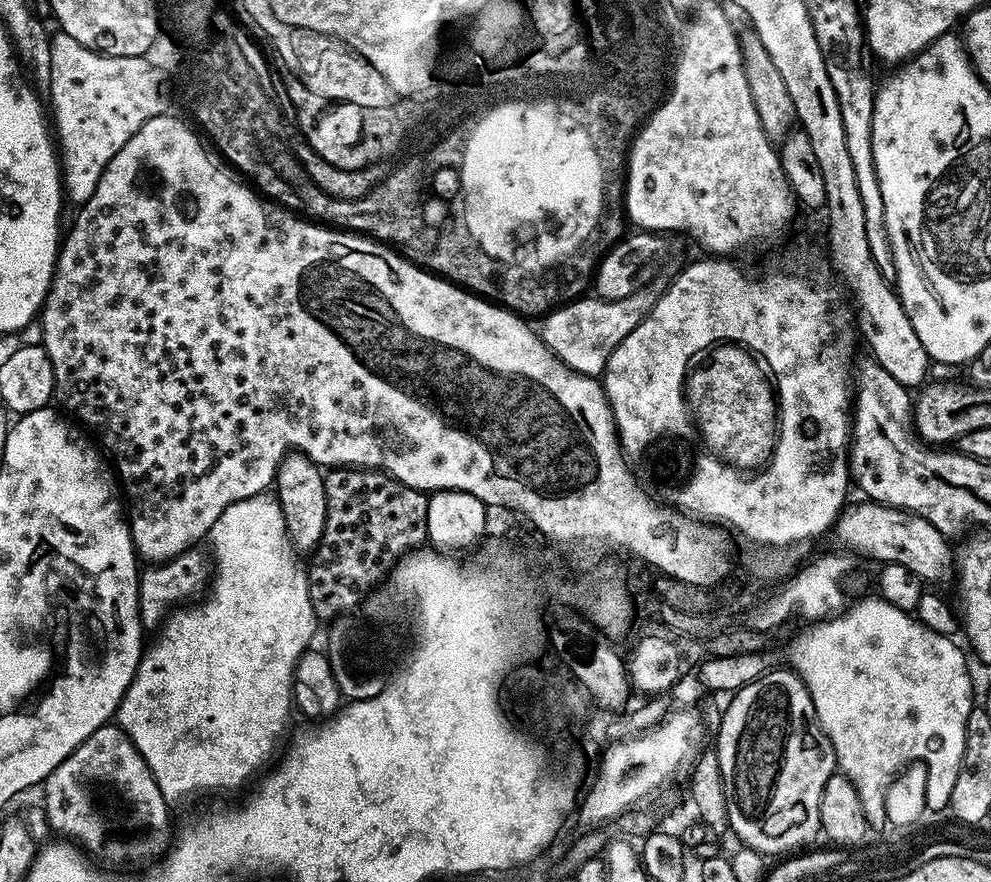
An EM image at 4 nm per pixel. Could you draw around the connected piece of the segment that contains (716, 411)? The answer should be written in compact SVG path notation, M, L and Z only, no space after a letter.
M723 343L721 345L715 345L704 357L704 362L696 369L696 367L688 374L685 379L685 401L689 409L689 413L693 417L693 421L697 430L705 442L703 444L713 455L724 455L727 459L737 458L736 461L739 465L748 466L752 462L753 469L761 469L765 464L768 463L769 457L772 456L772 448L776 444L776 426L778 423L778 413L776 411L776 393L774 391L774 385L765 369L757 362L757 359L744 349L740 345Z

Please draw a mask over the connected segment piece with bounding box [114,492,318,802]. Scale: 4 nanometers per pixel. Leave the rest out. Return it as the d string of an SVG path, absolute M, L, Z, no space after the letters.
M260 492L257 496L242 498L242 502L234 502L222 510L218 522L214 522L210 533L212 540L211 555L214 557L214 575L210 580L208 601L181 606L171 613L155 633L156 641L143 649L140 665L136 667L134 678L120 700L114 717L115 723L134 742L138 754L146 761L152 776L156 780L158 790L162 790L165 800L175 802L192 796L195 792L232 792L240 788L252 775L263 773L273 763L272 755L288 728L288 715L294 712L294 681L296 666L305 652L309 651L312 635L316 632L318 619L311 604L309 573L300 565L298 549L290 542L286 518L282 506L275 495Z

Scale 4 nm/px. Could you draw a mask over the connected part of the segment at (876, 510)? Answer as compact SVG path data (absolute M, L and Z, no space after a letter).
M863 503L853 508L845 507L836 519L834 533L841 549L857 557L880 560L881 565L897 563L912 571L922 582L944 580L953 575L954 550L948 546L949 537L942 535L927 515L905 512L903 508L891 508L885 504Z

